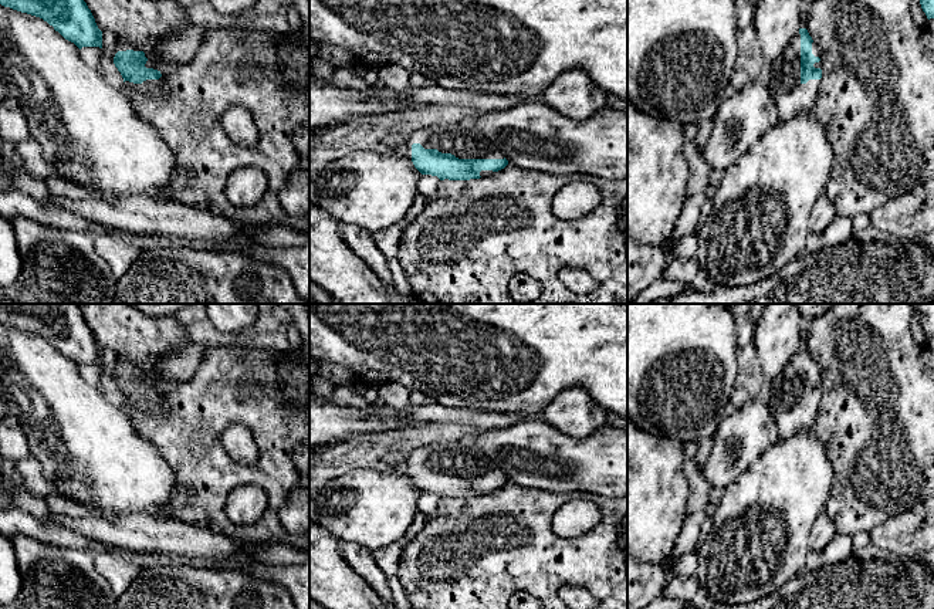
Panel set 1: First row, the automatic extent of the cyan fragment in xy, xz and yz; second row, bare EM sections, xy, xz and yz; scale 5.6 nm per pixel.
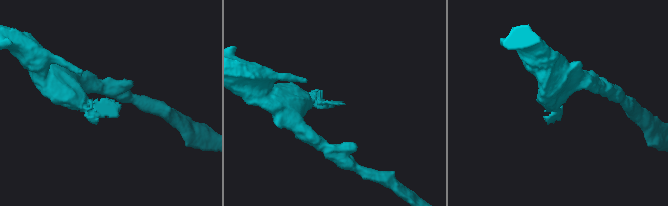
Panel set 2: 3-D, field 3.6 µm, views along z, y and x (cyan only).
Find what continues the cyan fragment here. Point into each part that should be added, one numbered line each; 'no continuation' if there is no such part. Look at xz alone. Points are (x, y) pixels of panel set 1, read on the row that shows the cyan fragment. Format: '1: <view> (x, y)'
1: xz (463, 141)

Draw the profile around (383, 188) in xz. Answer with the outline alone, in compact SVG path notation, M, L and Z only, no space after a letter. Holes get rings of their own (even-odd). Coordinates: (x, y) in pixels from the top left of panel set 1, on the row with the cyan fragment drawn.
M355 150L329 165L314 185L314 204L339 224L376 233L400 223L419 196L422 173L399 153Z

